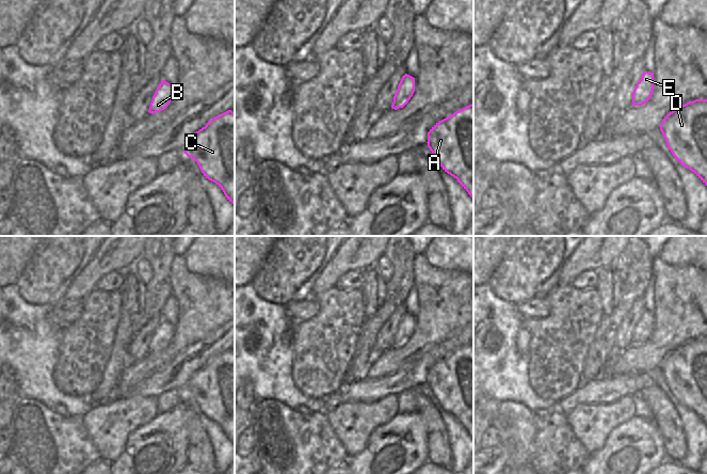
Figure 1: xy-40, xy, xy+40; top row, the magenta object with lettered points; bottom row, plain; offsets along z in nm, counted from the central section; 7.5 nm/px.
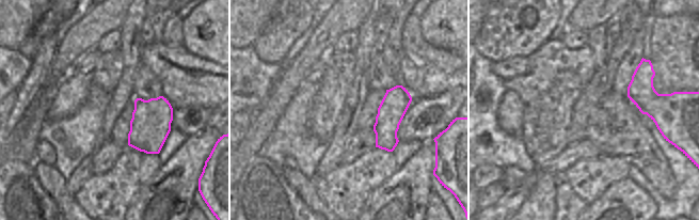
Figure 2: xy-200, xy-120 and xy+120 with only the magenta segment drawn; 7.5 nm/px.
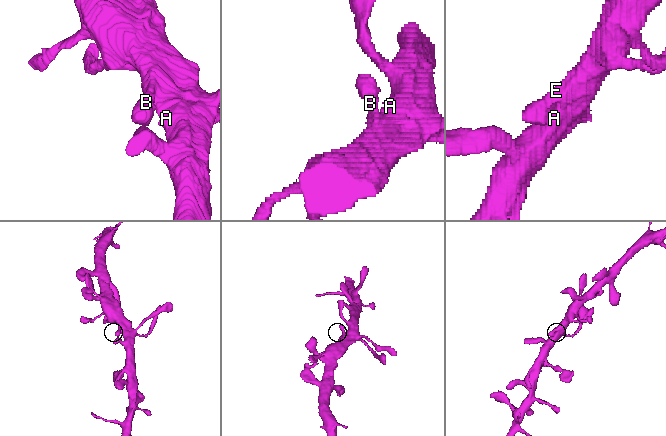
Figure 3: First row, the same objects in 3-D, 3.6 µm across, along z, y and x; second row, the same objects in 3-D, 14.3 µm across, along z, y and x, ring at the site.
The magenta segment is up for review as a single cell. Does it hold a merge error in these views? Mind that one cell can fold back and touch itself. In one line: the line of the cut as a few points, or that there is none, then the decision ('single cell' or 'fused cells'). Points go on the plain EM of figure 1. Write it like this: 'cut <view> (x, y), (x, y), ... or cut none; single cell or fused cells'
cut none; single cell

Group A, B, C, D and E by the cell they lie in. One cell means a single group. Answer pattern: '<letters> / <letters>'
A B C D E

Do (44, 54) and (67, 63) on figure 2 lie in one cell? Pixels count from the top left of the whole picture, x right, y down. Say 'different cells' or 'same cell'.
different cells

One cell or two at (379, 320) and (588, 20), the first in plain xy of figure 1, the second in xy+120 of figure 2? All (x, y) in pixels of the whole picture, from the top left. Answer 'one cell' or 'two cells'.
two cells

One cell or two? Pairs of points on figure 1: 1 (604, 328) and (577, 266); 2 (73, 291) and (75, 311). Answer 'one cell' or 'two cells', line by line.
1: two cells
2: two cells

